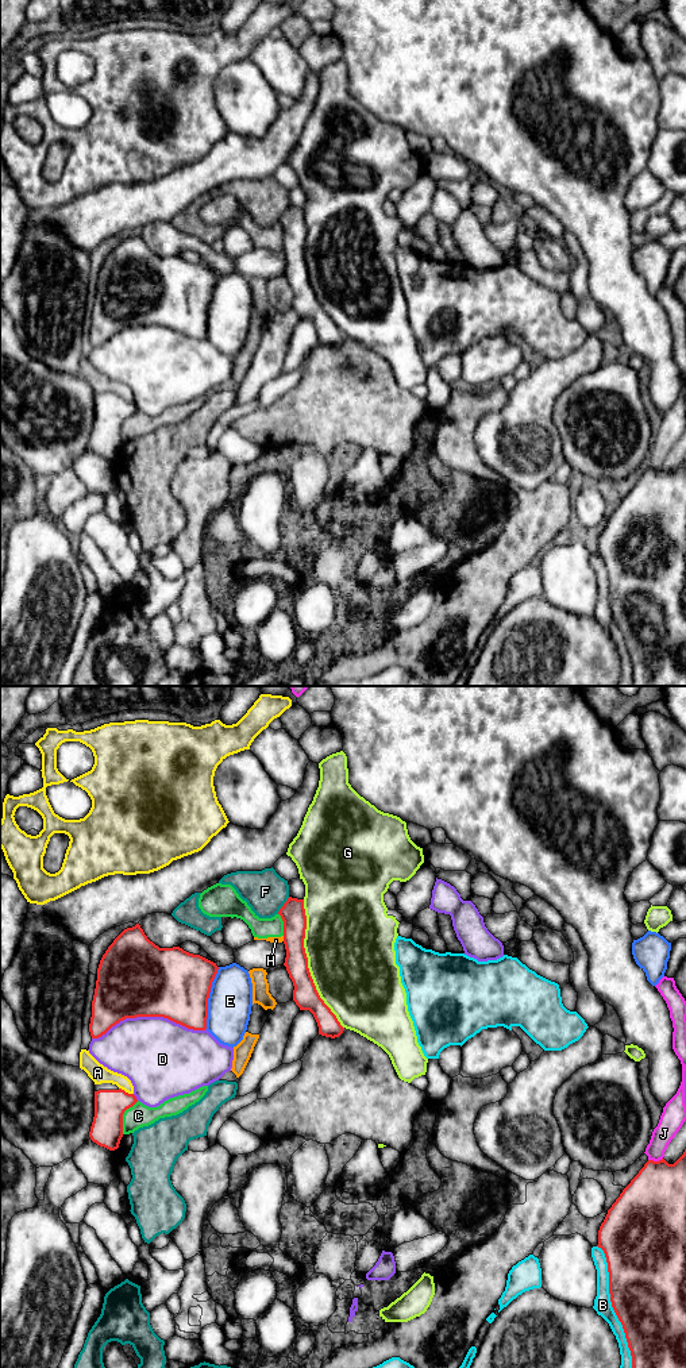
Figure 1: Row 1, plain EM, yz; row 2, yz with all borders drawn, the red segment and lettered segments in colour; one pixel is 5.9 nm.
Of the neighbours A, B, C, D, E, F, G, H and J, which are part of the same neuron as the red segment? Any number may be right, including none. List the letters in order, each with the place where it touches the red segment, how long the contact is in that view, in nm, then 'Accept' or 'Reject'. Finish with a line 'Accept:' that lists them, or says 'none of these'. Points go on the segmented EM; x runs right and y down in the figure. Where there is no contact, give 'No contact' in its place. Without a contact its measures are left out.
A: Touches red at yz (124, 1091). Shared border 100 nm. Reject
B: Touches red at yz (612, 1306). Shared border 750 nm. Reject
C: Touches red at yz (122, 1116). Shared border 220 nm. Reject
D: Touches red at yz (149, 1016). Shared border 700 nm. Reject
E: Touches red at yz (208, 997). Shared border 380 nm. Reject
F: Touches red at yz (284, 905). Shared border 130 nm. Reject
G: Touches red at yz (307, 964). Shared border 800 nm. Reject
H: Touches red at yz (284, 939). Shared border 30 nm. Reject
J: Touches red at yz (655, 1162). Shared border 90 nm. Reject
Accept: none of these

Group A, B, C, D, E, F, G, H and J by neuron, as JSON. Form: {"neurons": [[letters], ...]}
{"neurons": [["A"], ["B"], ["C", "H"], ["D"], ["E"], ["F"], ["G"], ["J"]]}

